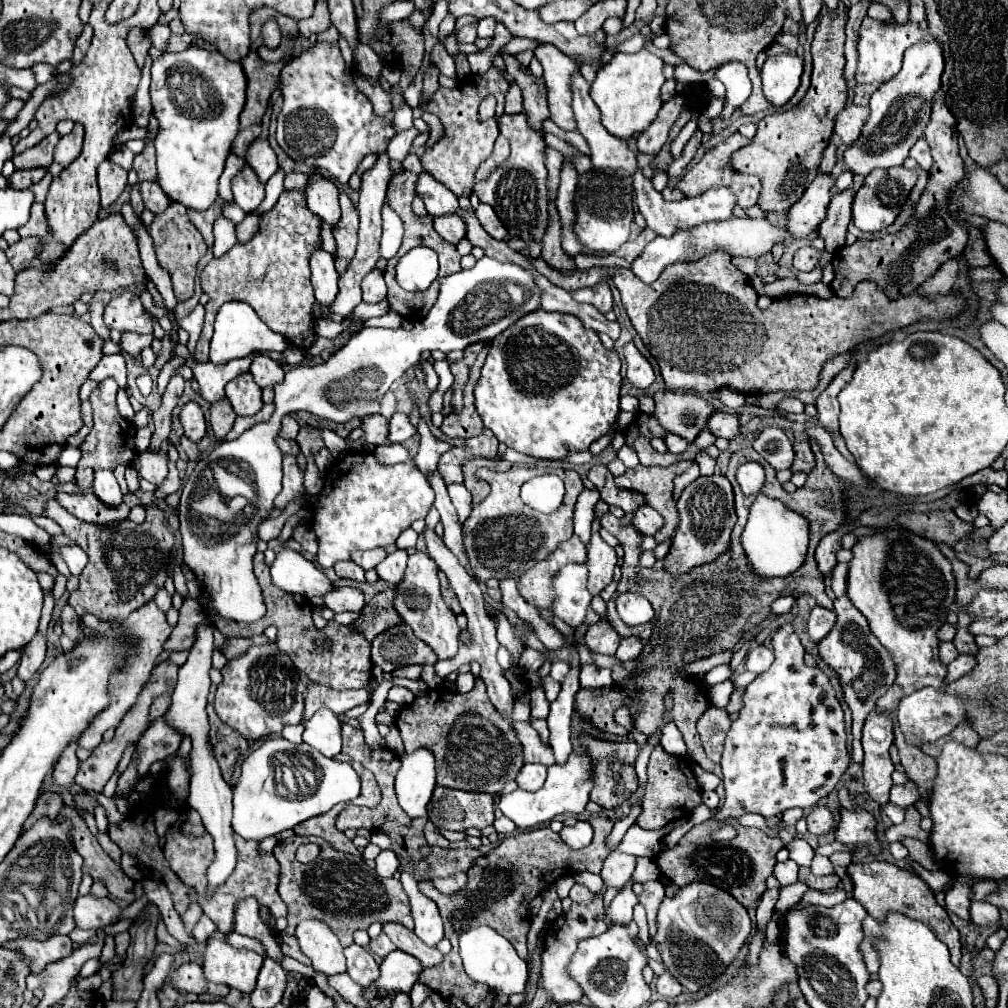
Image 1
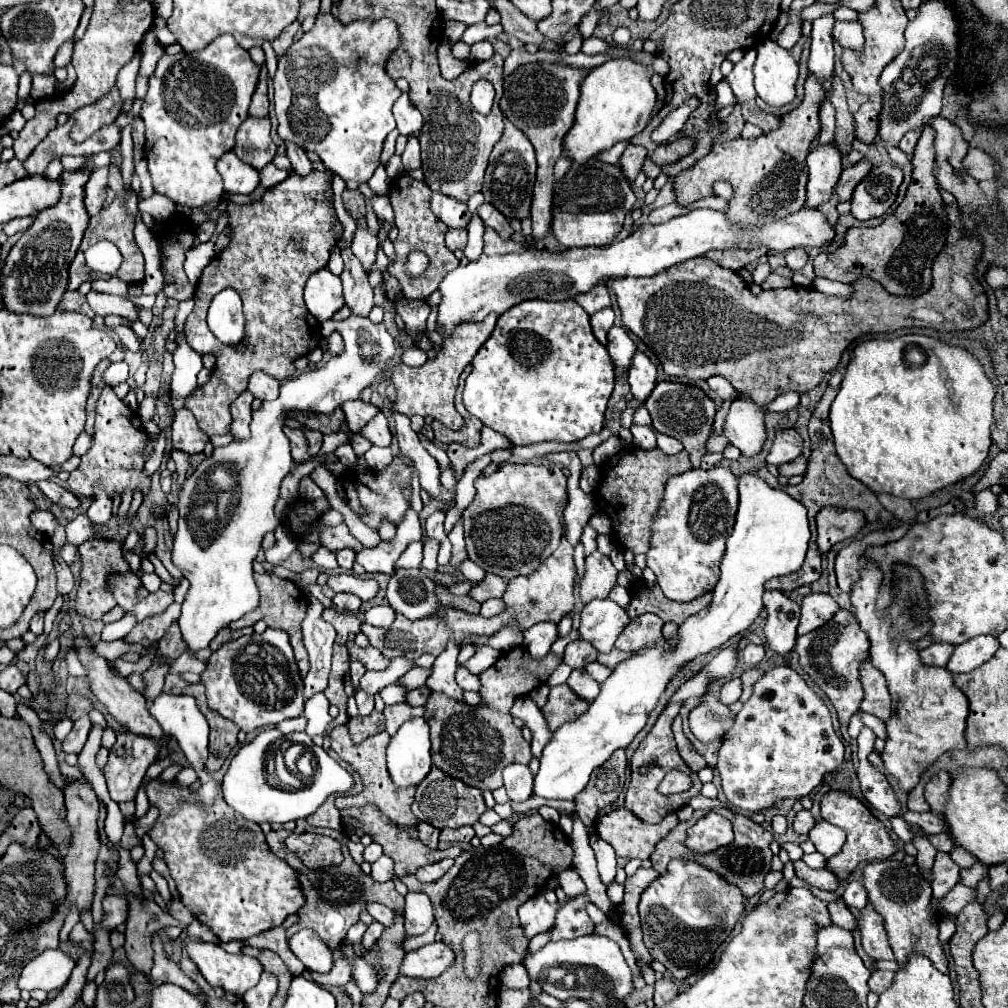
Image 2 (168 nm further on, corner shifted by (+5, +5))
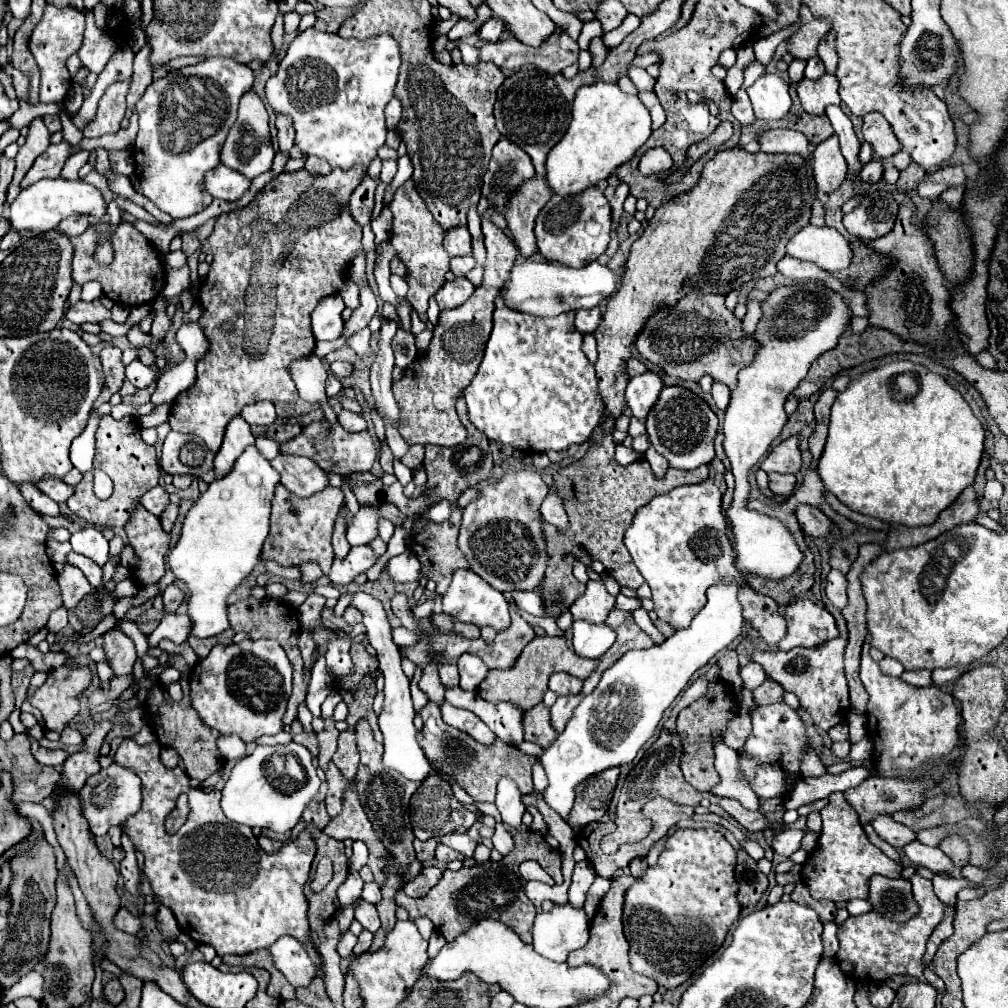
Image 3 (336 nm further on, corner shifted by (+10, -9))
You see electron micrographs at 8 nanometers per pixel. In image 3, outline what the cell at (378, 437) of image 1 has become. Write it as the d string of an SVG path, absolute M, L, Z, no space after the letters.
M342 410L338 414L338 422L348 432L362 432L362 430L366 430L366 420L360 414L354 414L350 410Z

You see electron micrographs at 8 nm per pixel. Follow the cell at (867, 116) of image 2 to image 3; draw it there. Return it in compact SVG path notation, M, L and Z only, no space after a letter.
M872 112L864 116L862 134L864 134L864 140L872 146L874 156L882 160L894 156L902 148L902 144L896 140L892 132L892 126L886 122L886 118L880 112Z

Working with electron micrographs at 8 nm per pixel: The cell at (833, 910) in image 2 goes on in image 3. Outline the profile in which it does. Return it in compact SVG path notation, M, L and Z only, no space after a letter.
M834 922L824 924L822 942L824 942L824 954L826 956L836 956L836 952L838 952L838 926Z

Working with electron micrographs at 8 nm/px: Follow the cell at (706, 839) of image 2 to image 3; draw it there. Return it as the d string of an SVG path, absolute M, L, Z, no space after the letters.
M714 828L676 830L672 836L668 836L658 864L648 868L646 874L638 878L626 892L622 922L626 940L630 944L630 964L634 972L656 980L664 988L676 988L684 984L698 968L702 968L702 964L722 946L730 926L740 914L734 866L734 848Z

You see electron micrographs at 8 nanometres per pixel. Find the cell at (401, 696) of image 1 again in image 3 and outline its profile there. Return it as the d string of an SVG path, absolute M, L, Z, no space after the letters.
M460 686L444 688L446 700L450 700L454 706L474 712L494 734L498 734L508 744L520 744L524 740L524 712L522 708L514 704L490 704L480 698L478 692L464 692Z

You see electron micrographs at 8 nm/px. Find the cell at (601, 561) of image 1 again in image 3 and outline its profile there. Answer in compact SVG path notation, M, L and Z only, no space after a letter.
M590 580L586 584L586 592L570 606L574 620L588 622L604 622L608 612L614 608L616 598L608 594L602 580Z

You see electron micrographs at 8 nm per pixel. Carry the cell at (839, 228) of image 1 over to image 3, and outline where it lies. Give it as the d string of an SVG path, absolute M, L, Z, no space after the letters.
M872 160L868 164L862 166L860 170L860 184L876 184L882 178L882 162L880 160Z

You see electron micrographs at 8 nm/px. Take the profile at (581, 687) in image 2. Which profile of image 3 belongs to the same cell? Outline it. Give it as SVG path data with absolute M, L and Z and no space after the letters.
M570 694L570 696L558 696L558 700L554 702L554 706L550 708L552 714L552 726L562 732L564 726L568 724L568 720L572 718L574 708L580 704L582 694Z

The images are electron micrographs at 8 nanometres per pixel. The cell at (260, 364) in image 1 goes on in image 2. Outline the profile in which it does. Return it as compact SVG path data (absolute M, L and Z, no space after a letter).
M255 372L249 380L247 390L253 394L253 398L259 400L275 400L279 396L279 382L265 372Z

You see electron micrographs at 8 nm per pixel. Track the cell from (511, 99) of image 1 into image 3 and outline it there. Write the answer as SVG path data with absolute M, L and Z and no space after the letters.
M656 51L648 52L643 56L636 56L629 64L628 69L632 67L643 67L646 68L651 64L658 63L660 56Z

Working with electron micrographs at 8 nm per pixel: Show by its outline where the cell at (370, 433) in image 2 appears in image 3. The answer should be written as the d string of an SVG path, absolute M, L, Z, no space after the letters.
M312 422L300 436L288 440L282 444L284 454L298 454L314 460L322 470L328 472L338 472L338 474L352 474L352 472L368 472L378 458L378 448L376 440L368 432L348 432L340 424L330 424L330 422Z

